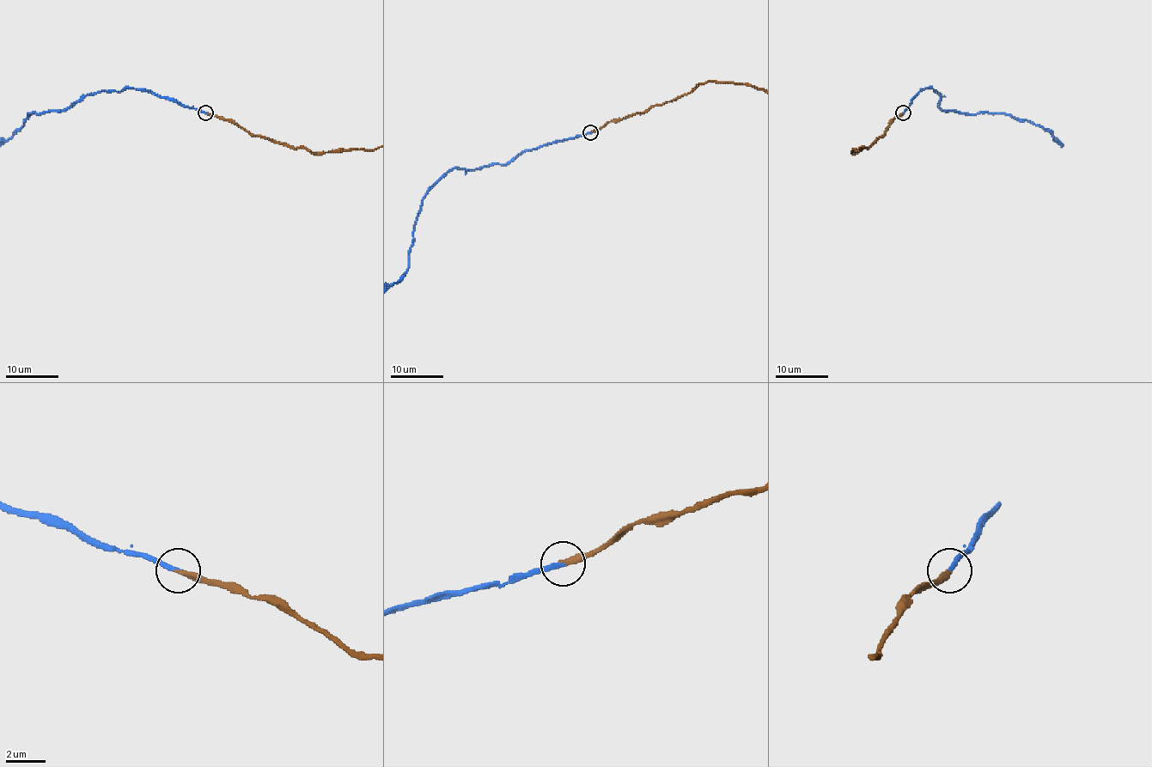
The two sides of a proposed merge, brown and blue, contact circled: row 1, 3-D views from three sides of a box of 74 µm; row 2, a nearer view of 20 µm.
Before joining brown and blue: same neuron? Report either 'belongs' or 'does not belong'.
belongs

